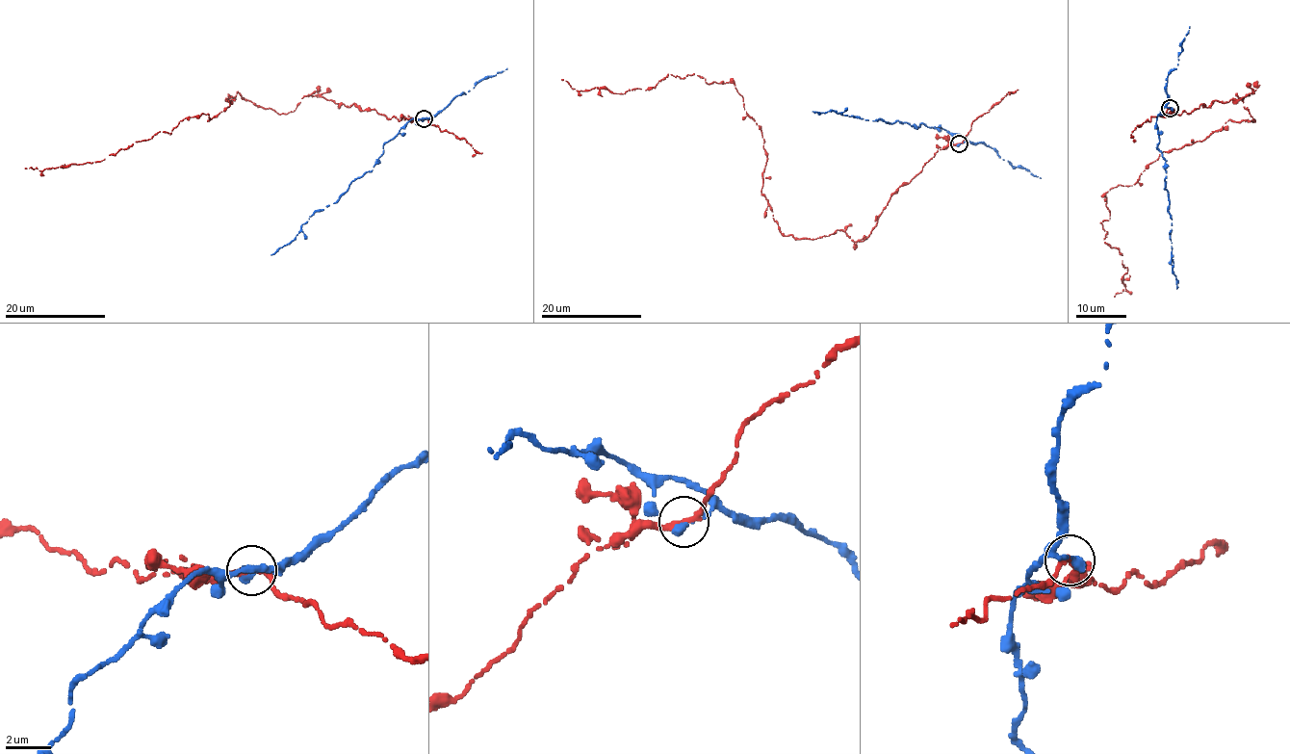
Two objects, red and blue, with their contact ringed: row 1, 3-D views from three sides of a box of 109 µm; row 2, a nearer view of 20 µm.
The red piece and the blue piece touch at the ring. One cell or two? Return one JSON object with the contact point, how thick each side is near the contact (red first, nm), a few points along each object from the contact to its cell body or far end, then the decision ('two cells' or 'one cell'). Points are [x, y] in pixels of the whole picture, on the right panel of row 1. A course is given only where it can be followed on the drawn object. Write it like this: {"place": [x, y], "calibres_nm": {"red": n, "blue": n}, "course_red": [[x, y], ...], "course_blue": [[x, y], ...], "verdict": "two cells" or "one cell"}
{"place": [1170, 108], "calibres_nm": {"red": 280, "blue": 380}, "course_red": [[1170, 108], [1253, 91], [1254, 121], [1227, 120], [1106, 193], [1103, 239], [1128, 269], [1114, 296]], "course_blue": [[1171, 108], [1163, 109], [1156, 127], [1157, 148], [1165, 161], [1164, 187], [1172, 219], [1177, 289]], "verdict": "two cells"}

